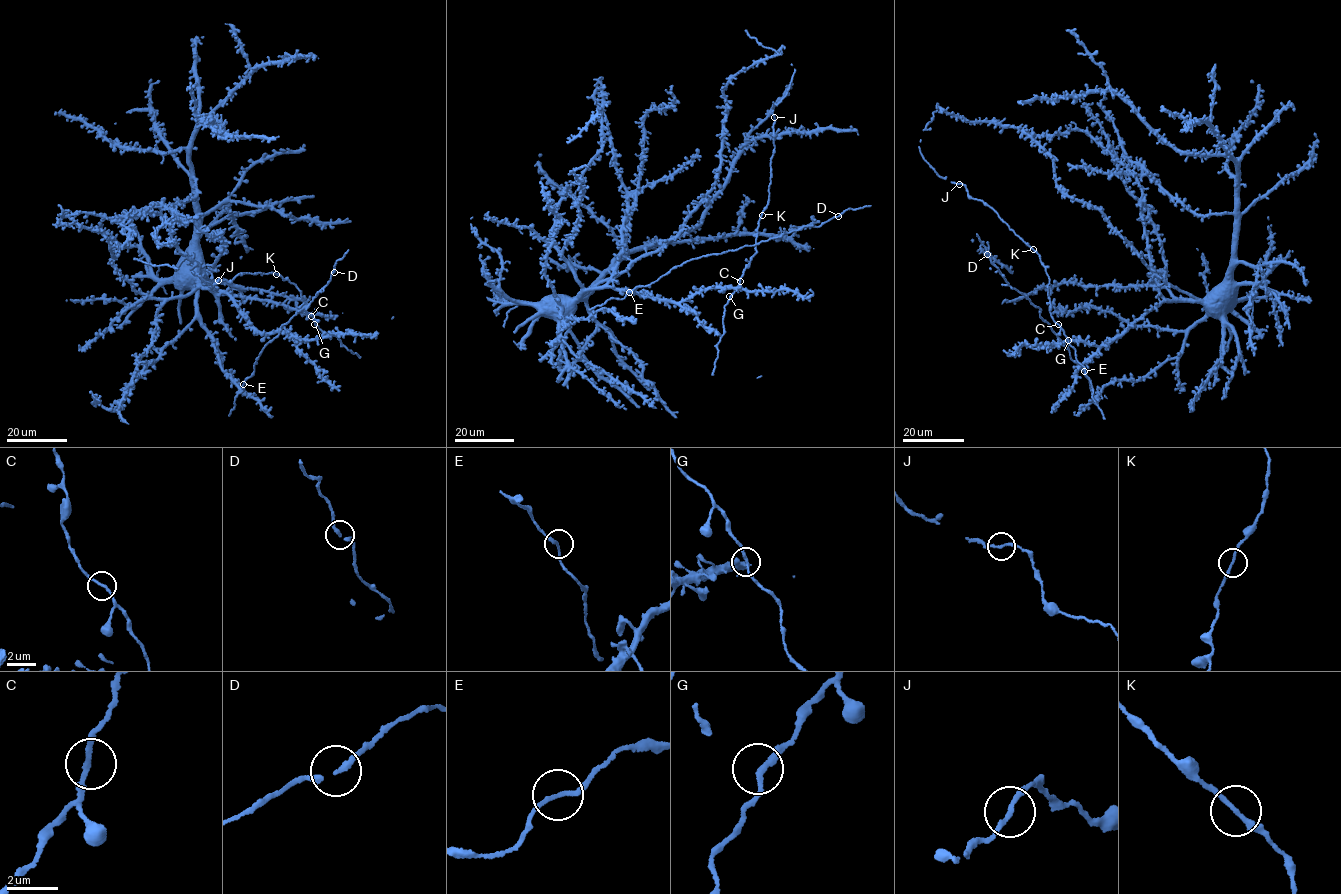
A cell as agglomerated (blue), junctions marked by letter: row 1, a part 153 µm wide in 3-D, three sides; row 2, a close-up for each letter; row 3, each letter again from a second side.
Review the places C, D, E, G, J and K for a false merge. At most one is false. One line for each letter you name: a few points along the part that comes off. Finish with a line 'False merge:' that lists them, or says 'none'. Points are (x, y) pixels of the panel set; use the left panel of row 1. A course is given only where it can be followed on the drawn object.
False merge: none

